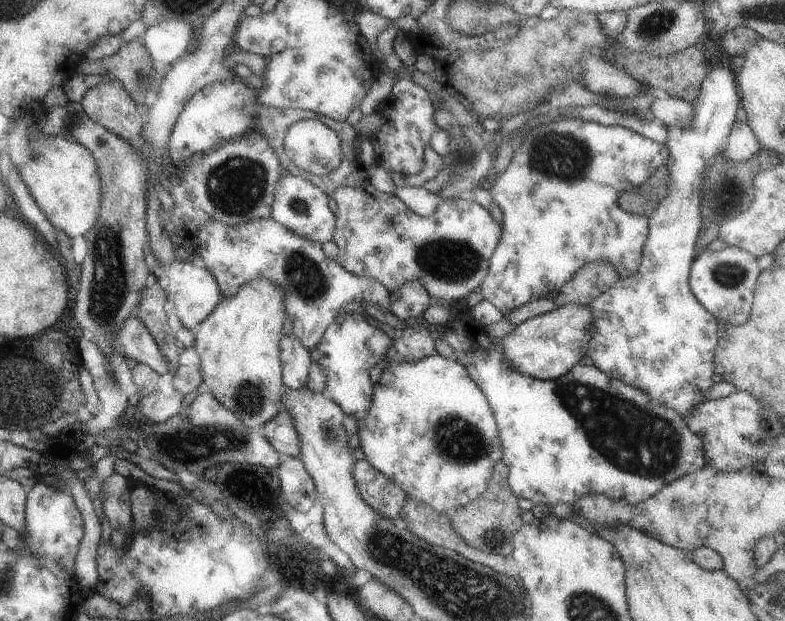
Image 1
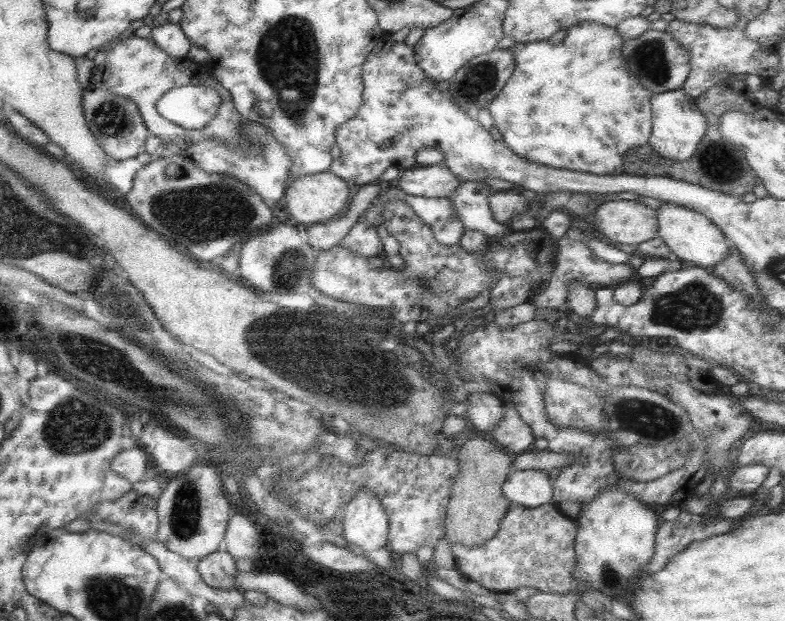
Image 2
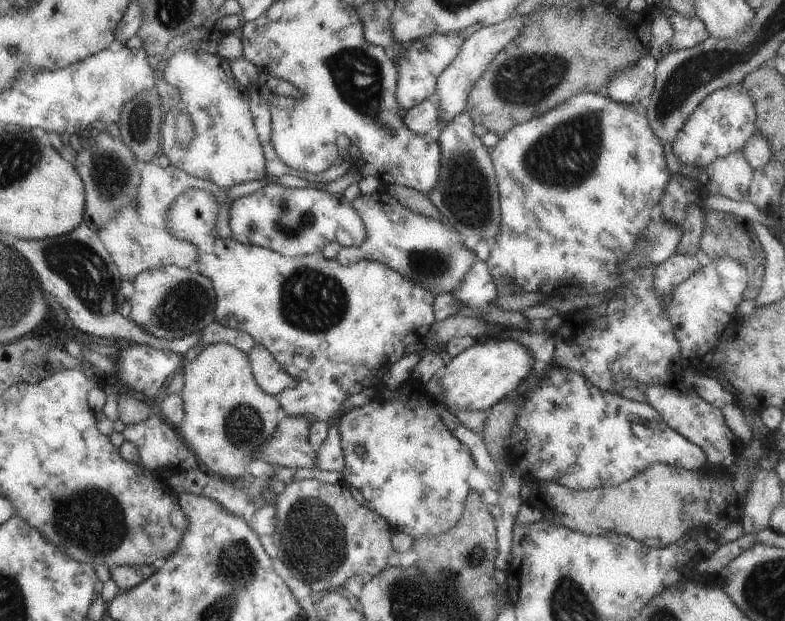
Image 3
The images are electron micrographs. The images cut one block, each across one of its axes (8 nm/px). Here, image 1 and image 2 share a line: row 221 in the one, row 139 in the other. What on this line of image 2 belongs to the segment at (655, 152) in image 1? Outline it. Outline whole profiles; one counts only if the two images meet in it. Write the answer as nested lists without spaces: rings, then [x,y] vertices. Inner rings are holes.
[[[588,22],[571,25],[542,41],[515,42],[509,48],[515,64],[511,78],[486,106],[505,146],[519,158],[538,165],[594,175],[624,174],[623,152],[648,142],[652,93],[629,72],[619,51],[623,42],[615,29]]]

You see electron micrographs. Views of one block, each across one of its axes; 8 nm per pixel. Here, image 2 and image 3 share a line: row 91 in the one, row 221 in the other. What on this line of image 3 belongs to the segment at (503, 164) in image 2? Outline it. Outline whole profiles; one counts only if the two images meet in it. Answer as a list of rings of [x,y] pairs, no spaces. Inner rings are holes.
[[[376,190],[372,194],[359,195],[350,203],[361,217],[365,240],[355,247],[341,247],[332,258],[340,265],[349,266],[360,260],[377,261],[403,278],[431,290],[435,296],[439,293],[452,294],[453,287],[461,284],[469,267],[477,259],[472,248],[463,242],[461,234],[451,228],[449,221],[441,222],[409,212],[409,208],[403,208],[388,192]]]

